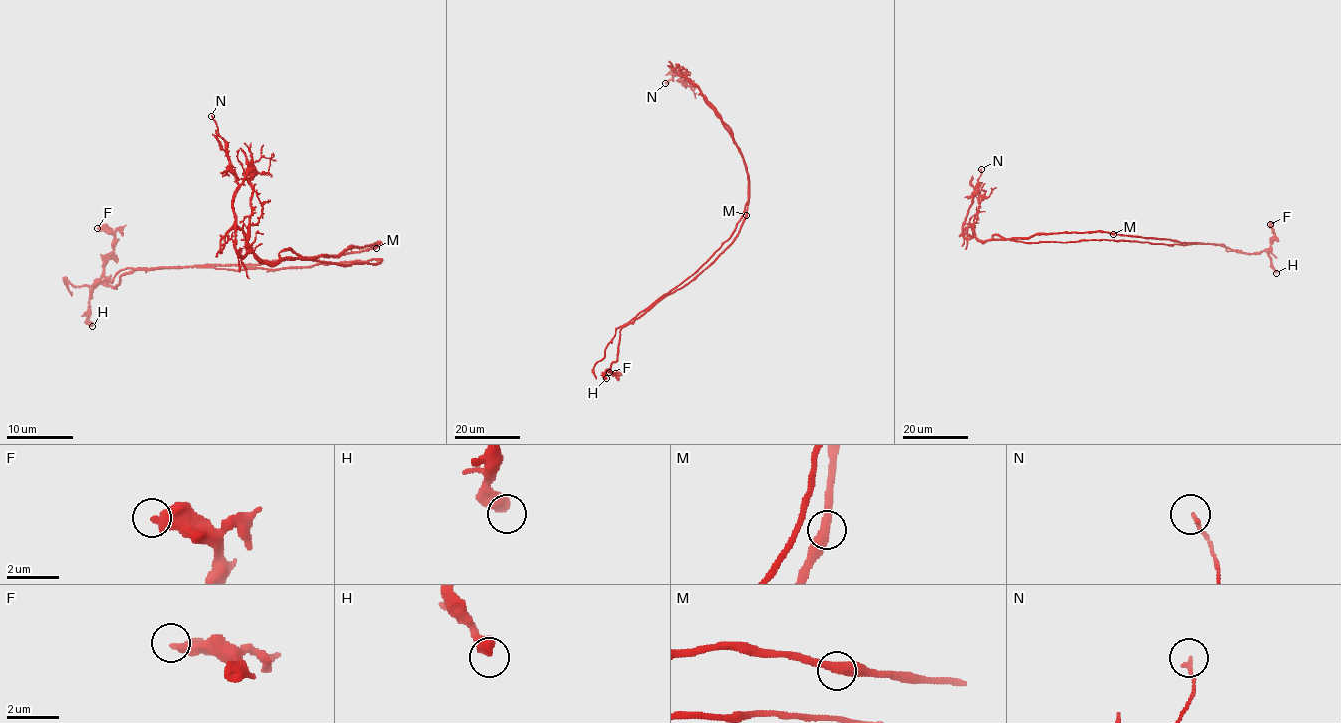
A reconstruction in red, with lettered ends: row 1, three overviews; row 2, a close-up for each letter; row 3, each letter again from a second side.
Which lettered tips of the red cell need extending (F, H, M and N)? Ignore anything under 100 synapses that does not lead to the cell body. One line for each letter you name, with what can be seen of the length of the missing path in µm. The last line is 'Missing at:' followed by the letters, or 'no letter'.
Missing at: no letter

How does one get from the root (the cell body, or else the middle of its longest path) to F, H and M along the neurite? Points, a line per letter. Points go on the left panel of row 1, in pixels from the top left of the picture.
F: (369, 259), (276, 269), (157, 266), (124, 273), (112, 288), (101, 281), (101, 276), (114, 236), (97, 228)
H: (369, 259), (276, 269), (132, 269), (114, 288), (101, 283), (92, 291), (92, 326)
M: (369, 259), (276, 269), (219, 268), (266, 264), (294, 258), (338, 256), (376, 248)

